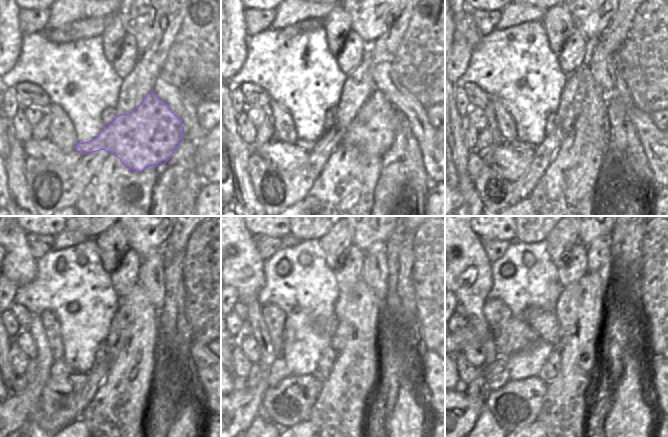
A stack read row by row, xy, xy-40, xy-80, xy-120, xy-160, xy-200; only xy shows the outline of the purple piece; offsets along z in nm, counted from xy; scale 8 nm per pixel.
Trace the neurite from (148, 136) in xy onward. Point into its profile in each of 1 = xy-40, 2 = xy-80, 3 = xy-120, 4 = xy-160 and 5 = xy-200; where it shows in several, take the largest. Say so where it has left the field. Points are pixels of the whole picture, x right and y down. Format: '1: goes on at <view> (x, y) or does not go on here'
1: goes on at xy-40 (373, 130)
2: goes on at xy-80 (521, 145)
3: goes on at xy-120 (59, 368)
4: goes on at xy-160 (279, 370)
5: goes on at xy-200 (496, 374)

